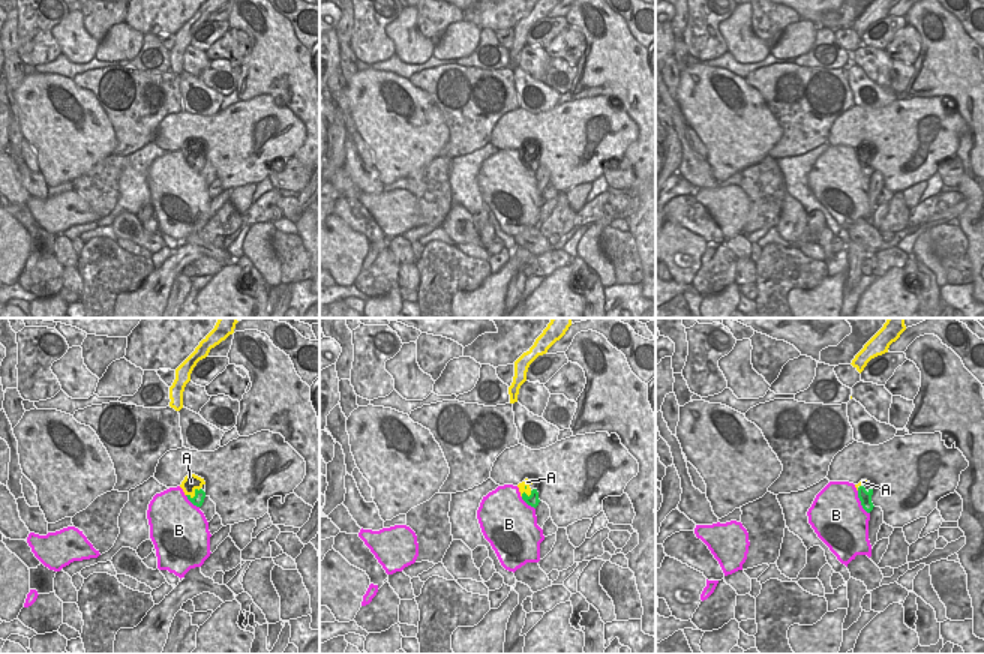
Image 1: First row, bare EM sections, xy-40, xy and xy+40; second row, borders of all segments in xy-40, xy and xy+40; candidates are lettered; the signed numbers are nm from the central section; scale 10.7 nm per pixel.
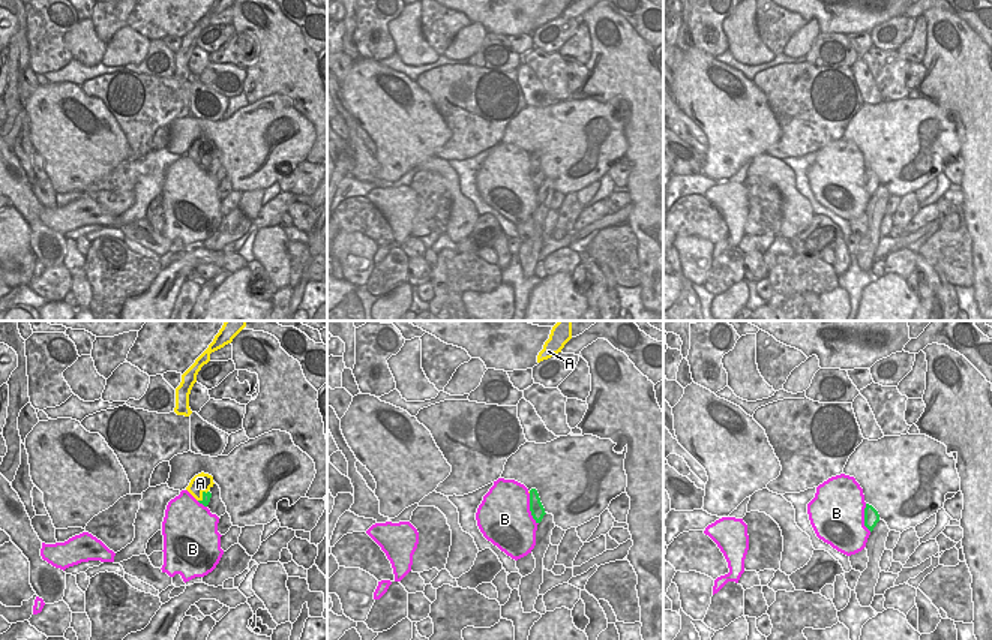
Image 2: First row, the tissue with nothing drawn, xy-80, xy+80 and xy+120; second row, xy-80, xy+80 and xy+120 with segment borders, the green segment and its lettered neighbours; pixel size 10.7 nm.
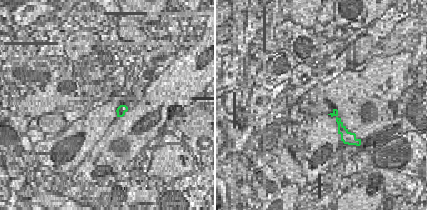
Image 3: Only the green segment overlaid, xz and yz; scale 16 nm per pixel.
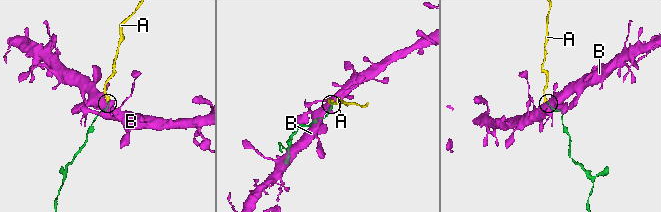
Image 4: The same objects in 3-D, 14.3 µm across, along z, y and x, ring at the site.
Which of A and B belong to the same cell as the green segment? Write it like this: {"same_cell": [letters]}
{"same_cell": ["A"]}

